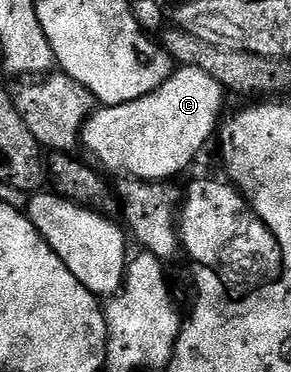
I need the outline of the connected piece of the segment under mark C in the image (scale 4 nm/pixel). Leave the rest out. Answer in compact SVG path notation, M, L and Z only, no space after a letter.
M188 65L175 68L174 74L156 91L123 105L95 108L82 127L81 148L83 150L86 148L95 157L93 160L107 174L122 173L118 175L136 181L169 182L174 179L170 177L180 176L197 159L198 152L205 147L206 140L213 133L215 136L220 125L220 118L223 116L222 96L224 96L222 85L212 75L208 75L208 71L202 71Z

